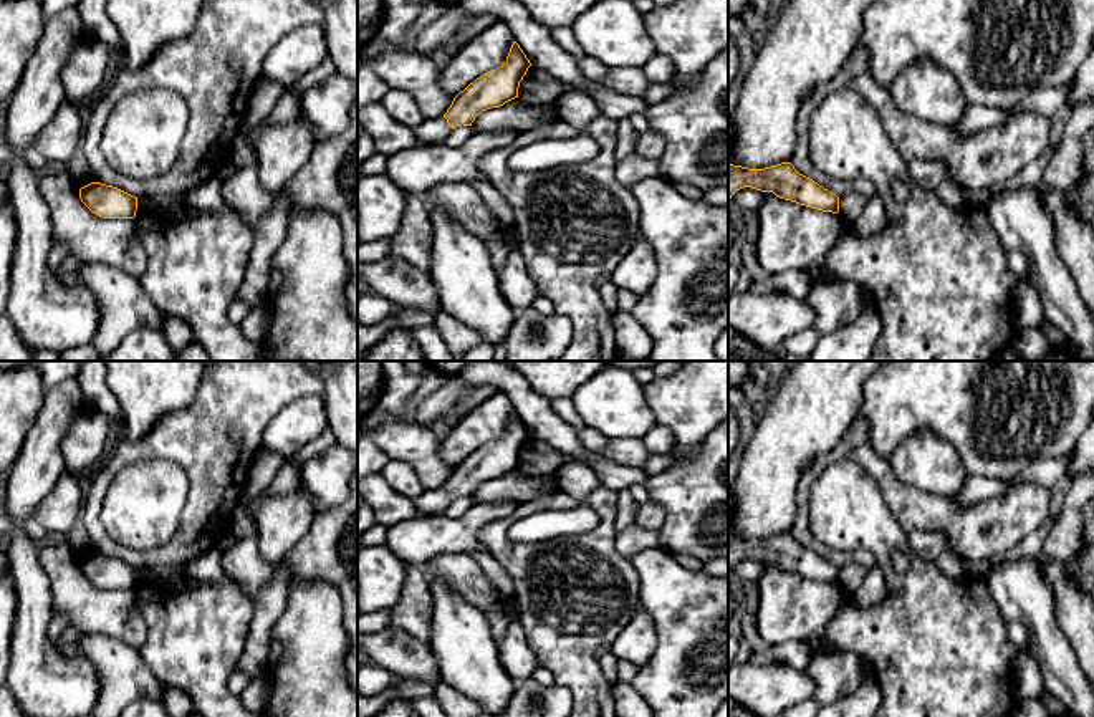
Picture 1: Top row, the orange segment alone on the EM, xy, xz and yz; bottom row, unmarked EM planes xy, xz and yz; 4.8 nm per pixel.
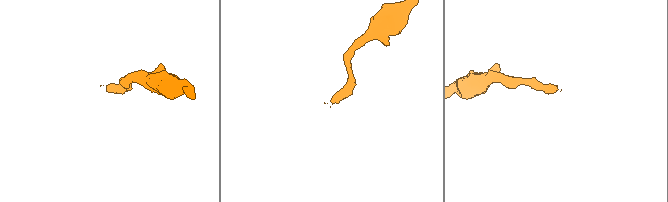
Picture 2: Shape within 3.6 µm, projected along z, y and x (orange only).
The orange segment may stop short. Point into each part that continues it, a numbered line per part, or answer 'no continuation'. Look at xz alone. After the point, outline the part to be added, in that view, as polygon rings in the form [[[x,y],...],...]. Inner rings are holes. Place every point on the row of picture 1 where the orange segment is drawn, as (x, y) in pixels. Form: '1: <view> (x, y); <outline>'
1: xz (432, 131); [[[444,116],[434,119],[424,119],[422,124],[414,128],[414,134],[419,144],[439,144],[444,142],[450,134],[452,128],[449,126]]]

